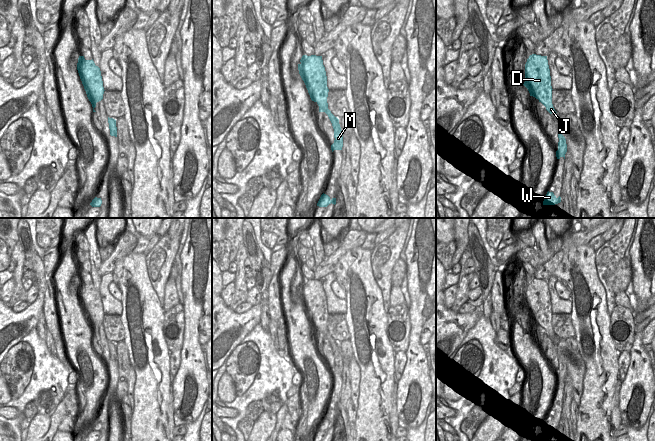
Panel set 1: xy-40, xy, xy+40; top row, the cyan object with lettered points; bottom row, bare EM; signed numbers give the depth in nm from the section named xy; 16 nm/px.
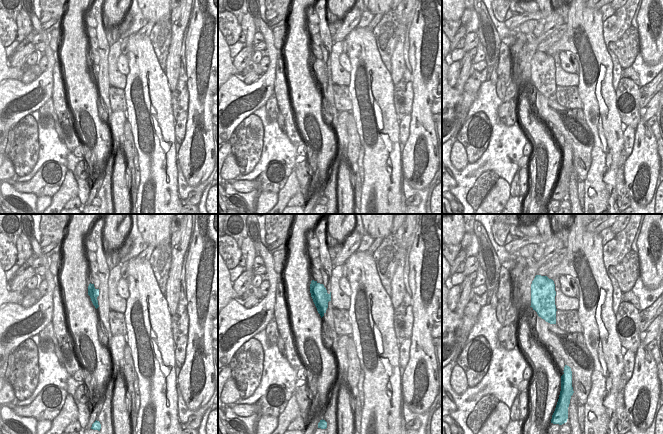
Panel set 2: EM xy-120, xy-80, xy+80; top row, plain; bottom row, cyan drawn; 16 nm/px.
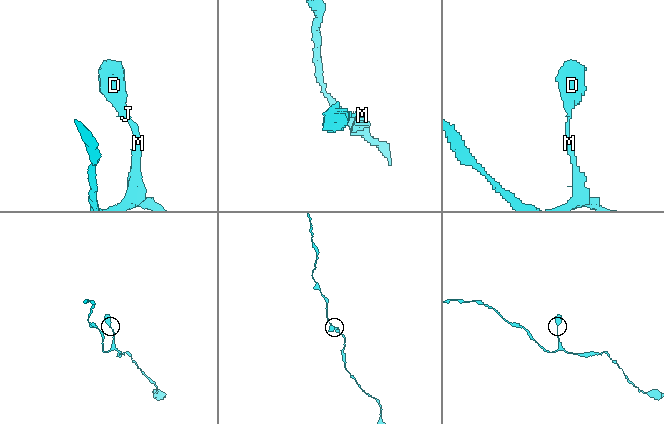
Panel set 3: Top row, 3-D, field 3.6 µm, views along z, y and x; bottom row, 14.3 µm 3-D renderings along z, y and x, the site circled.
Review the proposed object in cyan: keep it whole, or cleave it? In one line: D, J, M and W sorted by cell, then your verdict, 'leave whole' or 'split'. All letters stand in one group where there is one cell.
D J M W; leave whole

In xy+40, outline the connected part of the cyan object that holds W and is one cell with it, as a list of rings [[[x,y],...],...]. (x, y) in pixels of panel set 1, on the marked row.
[[[547,192],[545,199],[543,201],[543,205],[555,205],[561,202],[561,197],[558,198],[554,195],[553,192]]]

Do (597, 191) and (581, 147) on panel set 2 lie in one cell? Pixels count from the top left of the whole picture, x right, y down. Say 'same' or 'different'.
different

